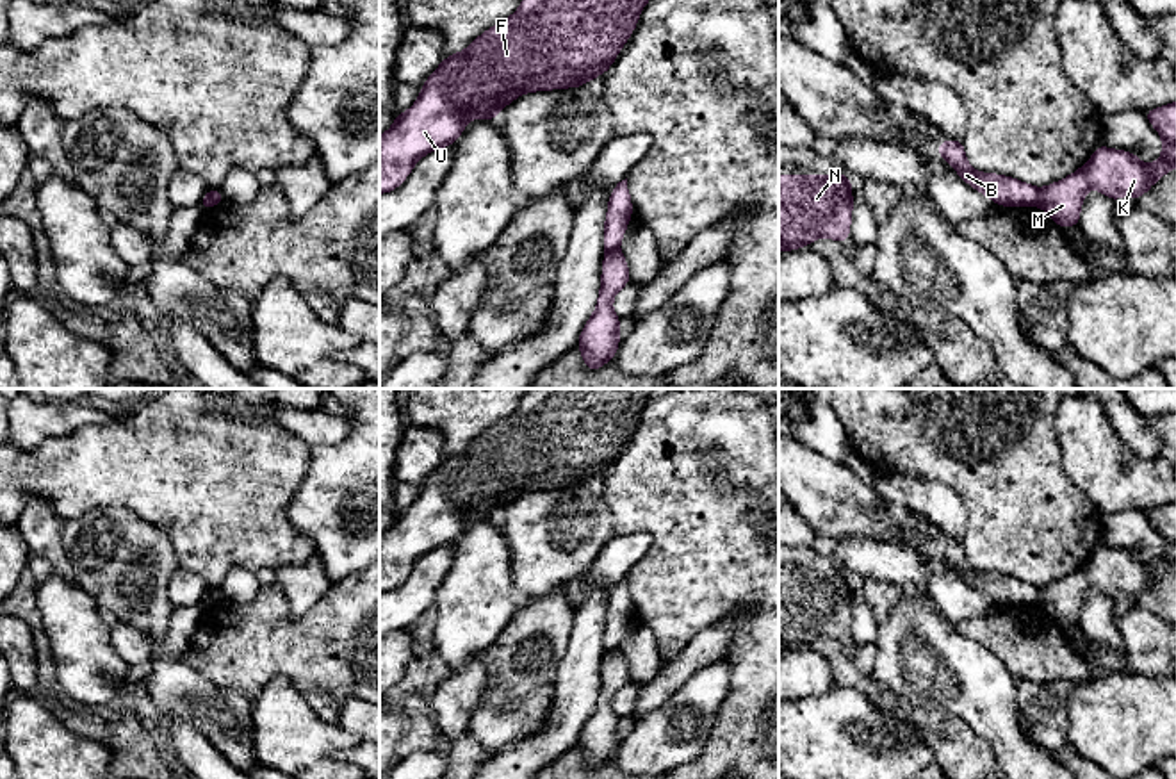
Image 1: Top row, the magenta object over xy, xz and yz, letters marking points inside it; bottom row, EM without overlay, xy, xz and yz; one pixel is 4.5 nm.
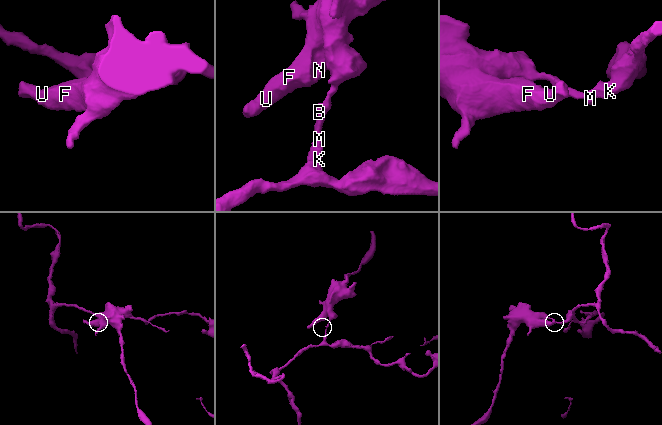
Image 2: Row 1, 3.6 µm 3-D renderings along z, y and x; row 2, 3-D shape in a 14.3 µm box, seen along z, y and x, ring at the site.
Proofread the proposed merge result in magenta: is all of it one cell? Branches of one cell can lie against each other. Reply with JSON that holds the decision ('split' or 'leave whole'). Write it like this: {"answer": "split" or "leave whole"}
{"answer": "split"}

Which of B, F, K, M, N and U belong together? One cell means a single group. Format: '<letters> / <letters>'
B F N U / K M

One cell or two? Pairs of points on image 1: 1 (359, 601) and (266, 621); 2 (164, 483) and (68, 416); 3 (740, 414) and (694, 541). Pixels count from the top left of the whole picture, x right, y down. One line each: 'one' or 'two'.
1: one
2: two
3: one

